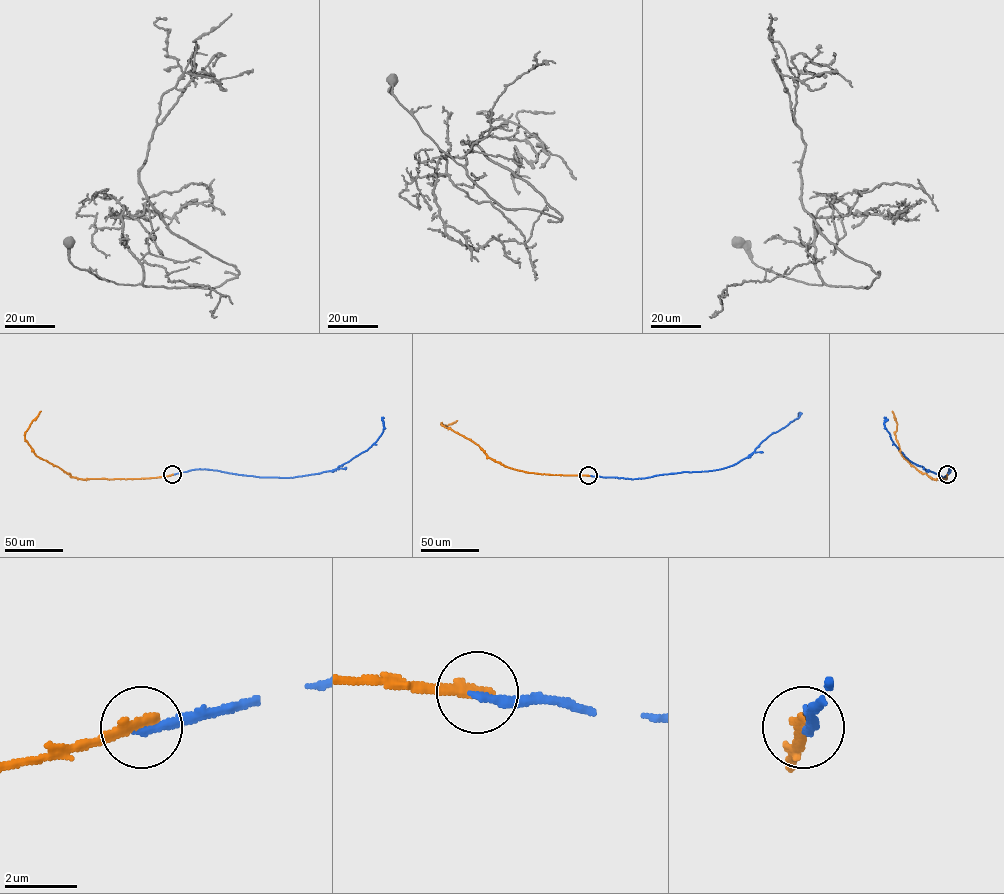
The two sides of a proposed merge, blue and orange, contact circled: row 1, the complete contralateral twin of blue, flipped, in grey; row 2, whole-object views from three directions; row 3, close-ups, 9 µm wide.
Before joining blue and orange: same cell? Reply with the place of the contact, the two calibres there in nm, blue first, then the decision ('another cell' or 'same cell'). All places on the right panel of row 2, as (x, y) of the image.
(947, 474) | 240/320 nm | another cell

